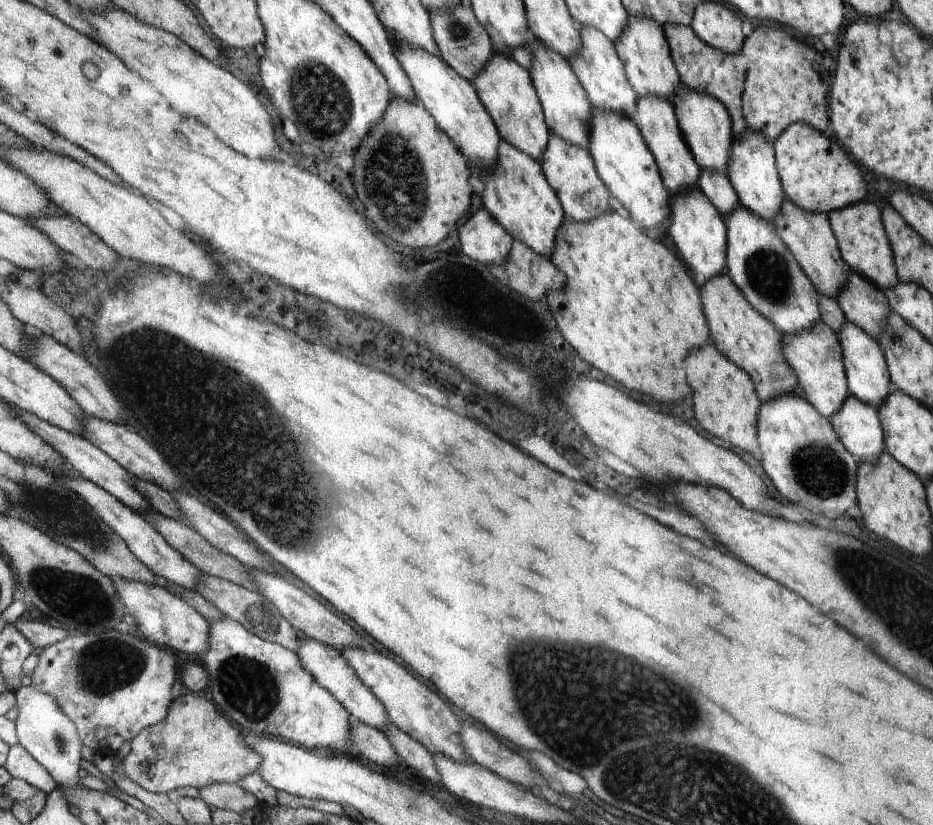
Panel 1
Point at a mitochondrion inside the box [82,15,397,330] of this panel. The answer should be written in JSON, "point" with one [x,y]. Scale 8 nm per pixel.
{"point":[321,100]}

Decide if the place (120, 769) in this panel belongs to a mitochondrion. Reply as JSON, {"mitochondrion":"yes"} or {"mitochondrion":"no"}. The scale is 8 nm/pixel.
{"mitochondrion":"no"}

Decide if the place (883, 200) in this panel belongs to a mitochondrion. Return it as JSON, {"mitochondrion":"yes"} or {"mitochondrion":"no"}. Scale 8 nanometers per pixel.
{"mitochondrion":"no"}

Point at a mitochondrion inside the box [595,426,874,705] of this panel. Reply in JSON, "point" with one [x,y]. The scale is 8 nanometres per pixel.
{"point":[815,465]}

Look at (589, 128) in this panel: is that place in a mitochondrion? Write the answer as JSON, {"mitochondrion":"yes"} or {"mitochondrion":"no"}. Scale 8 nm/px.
{"mitochondrion":"no"}

